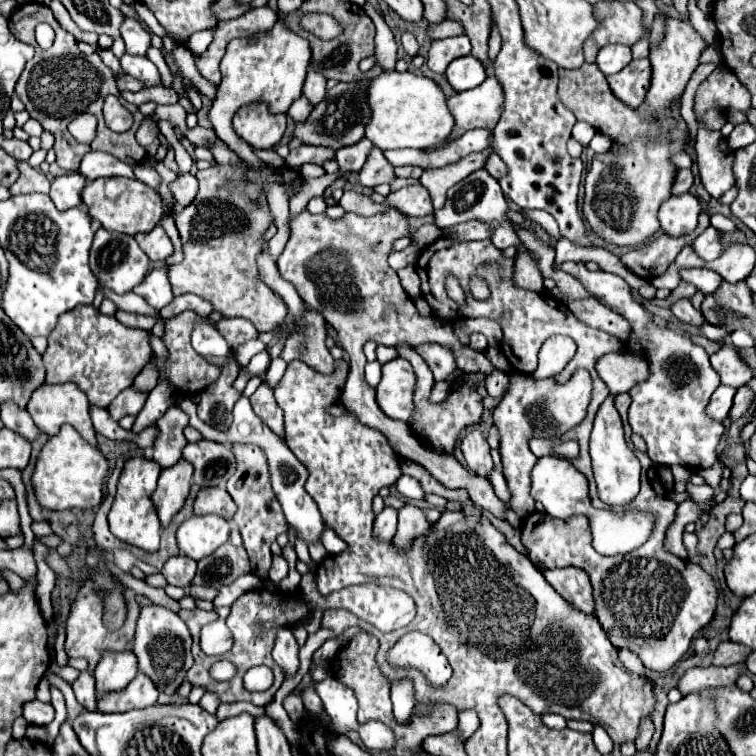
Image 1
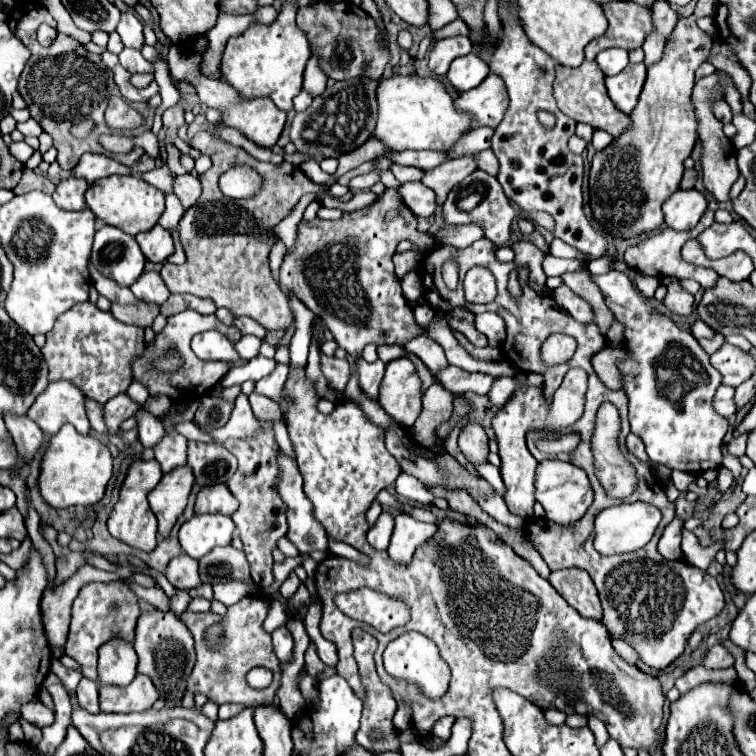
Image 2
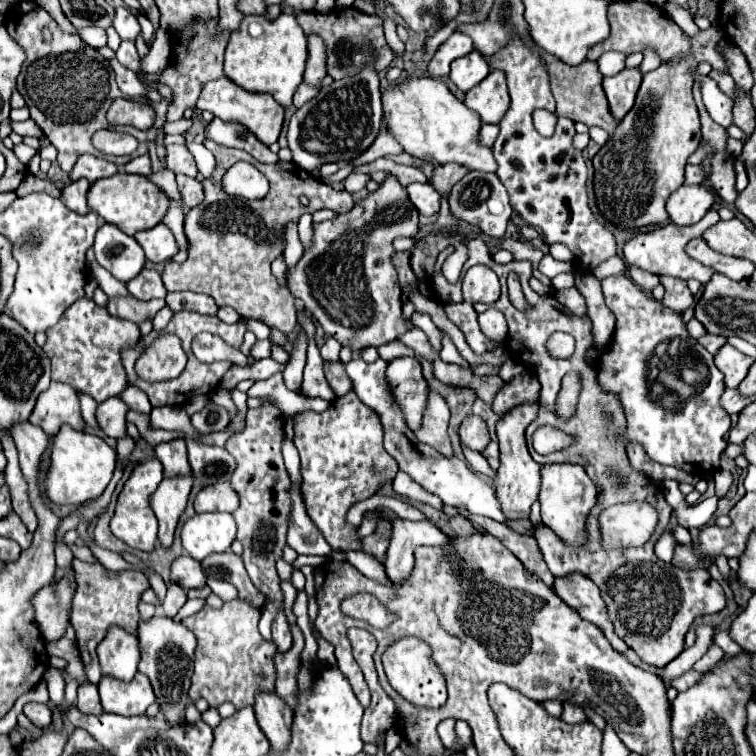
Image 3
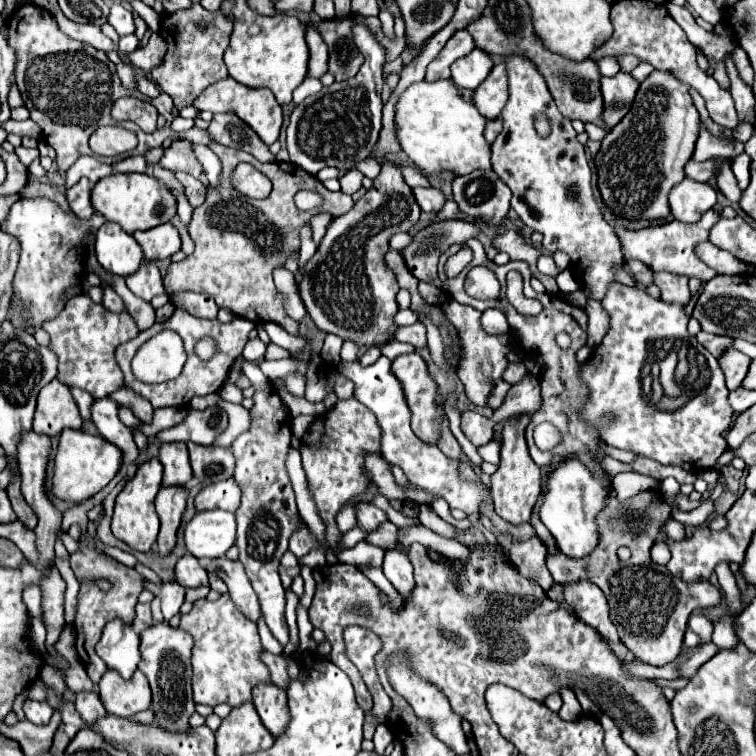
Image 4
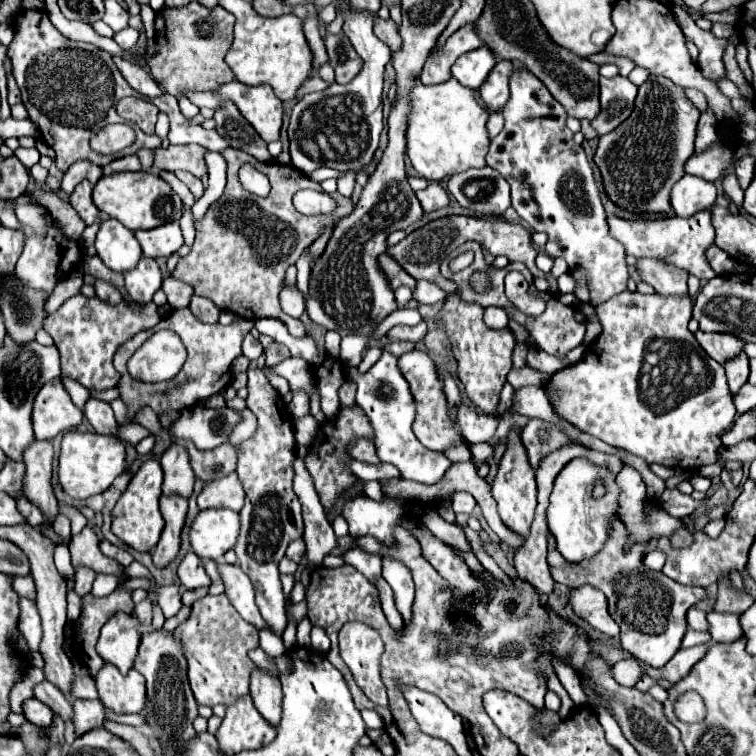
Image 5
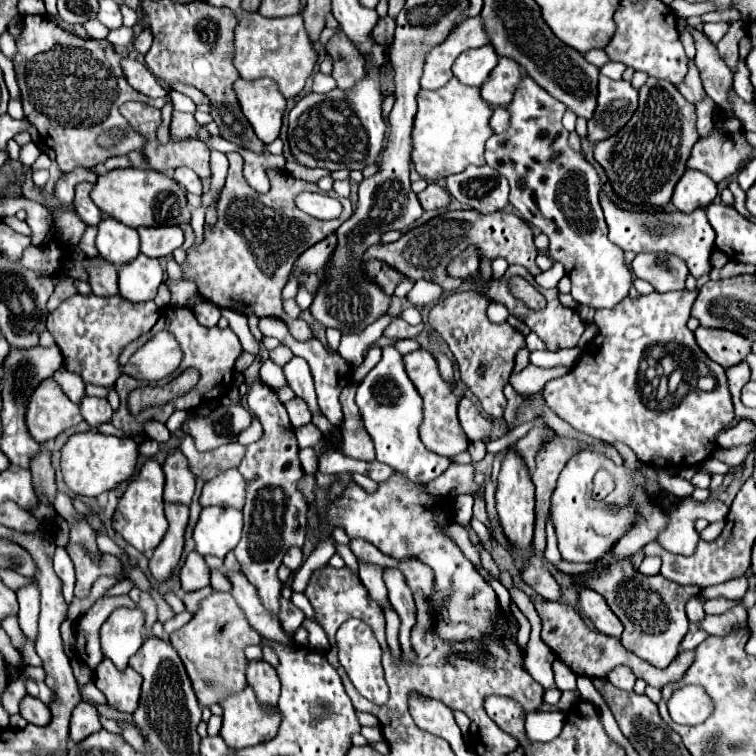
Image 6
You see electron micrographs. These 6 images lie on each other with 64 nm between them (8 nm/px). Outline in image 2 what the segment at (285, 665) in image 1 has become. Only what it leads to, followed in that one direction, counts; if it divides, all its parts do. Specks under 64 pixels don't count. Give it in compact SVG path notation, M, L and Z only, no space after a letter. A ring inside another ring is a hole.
M280 626L272 632L272 642L274 642L274 652L278 656L278 660L290 660L292 656L292 634L288 632L286 626Z

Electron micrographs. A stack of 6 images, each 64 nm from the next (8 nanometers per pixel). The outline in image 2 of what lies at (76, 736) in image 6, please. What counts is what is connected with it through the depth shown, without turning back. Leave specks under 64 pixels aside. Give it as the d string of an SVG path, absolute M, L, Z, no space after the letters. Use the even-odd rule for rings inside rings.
M82 678L78 688L76 688L76 698L78 698L80 708L88 710L90 714L100 712L100 706L98 706L98 684L94 680Z

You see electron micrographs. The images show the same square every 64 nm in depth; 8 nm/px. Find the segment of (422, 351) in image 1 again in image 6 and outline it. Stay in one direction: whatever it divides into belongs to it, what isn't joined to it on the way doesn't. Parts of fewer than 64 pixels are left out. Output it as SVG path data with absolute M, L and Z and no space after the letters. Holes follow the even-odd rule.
M396 314L396 316L392 316L392 322L390 322L390 326L384 330L384 336L386 338L390 338L390 340L400 340L400 338L416 338L420 332L422 332L422 324L418 324L418 326L410 326L408 322L404 322L402 318L400 318L400 314Z

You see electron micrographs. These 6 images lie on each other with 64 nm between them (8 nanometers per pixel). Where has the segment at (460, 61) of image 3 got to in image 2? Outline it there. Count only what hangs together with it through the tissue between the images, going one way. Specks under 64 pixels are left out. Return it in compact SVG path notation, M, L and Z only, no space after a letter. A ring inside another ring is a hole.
M470 52L466 56L456 58L450 64L450 70L446 76L458 92L464 92L464 90L476 88L488 74L490 74L490 68L486 60L480 58L476 52Z

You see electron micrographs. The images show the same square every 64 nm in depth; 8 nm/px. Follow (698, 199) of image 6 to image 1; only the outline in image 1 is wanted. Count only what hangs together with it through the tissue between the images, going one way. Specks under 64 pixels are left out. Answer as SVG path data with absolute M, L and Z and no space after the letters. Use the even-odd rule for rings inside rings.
M696 194L670 196L658 212L660 226L670 236L690 234L698 224L698 214L702 212L702 200Z

